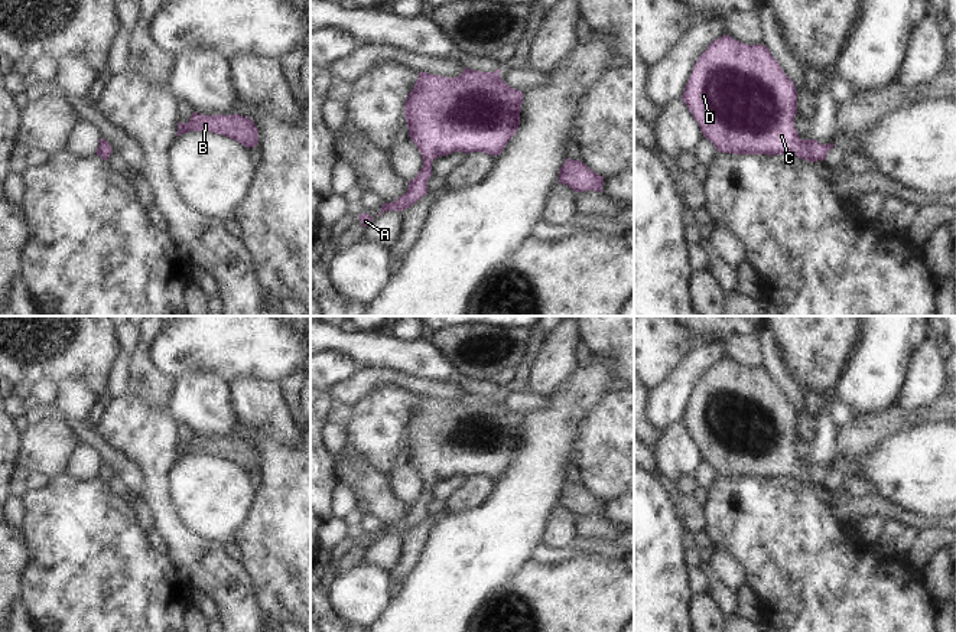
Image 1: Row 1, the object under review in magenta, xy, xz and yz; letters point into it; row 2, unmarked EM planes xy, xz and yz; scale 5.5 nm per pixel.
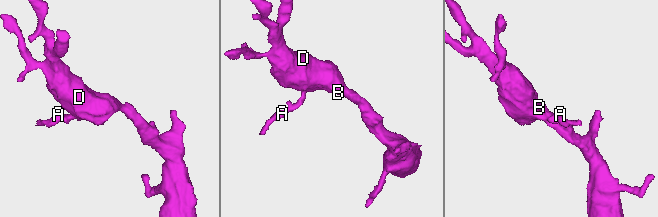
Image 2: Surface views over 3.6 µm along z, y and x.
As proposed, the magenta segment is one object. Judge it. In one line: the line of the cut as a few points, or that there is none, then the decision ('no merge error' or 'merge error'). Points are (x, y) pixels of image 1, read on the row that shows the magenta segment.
cut none; no merge error

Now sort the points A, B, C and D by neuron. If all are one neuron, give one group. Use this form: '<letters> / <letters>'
A B C D

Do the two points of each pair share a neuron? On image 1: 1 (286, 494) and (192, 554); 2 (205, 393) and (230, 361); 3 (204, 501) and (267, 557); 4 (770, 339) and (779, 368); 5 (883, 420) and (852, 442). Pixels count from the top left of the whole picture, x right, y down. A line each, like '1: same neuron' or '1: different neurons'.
1: different neurons
2: different neurons
3: different neurons
4: same neuron
5: same neuron

